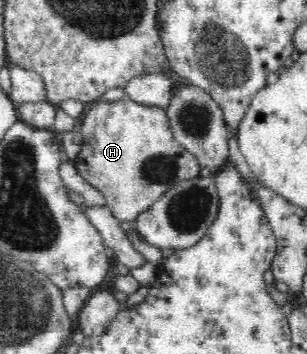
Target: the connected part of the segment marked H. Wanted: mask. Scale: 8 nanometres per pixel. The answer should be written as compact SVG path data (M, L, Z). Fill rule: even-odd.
M124 98L110 103L98 100L79 119L78 131L83 142L74 160L75 168L88 184L104 195L108 209L120 222L134 223L135 217L168 189L199 177L201 167L198 160L174 141L167 123L164 109L144 108Z

